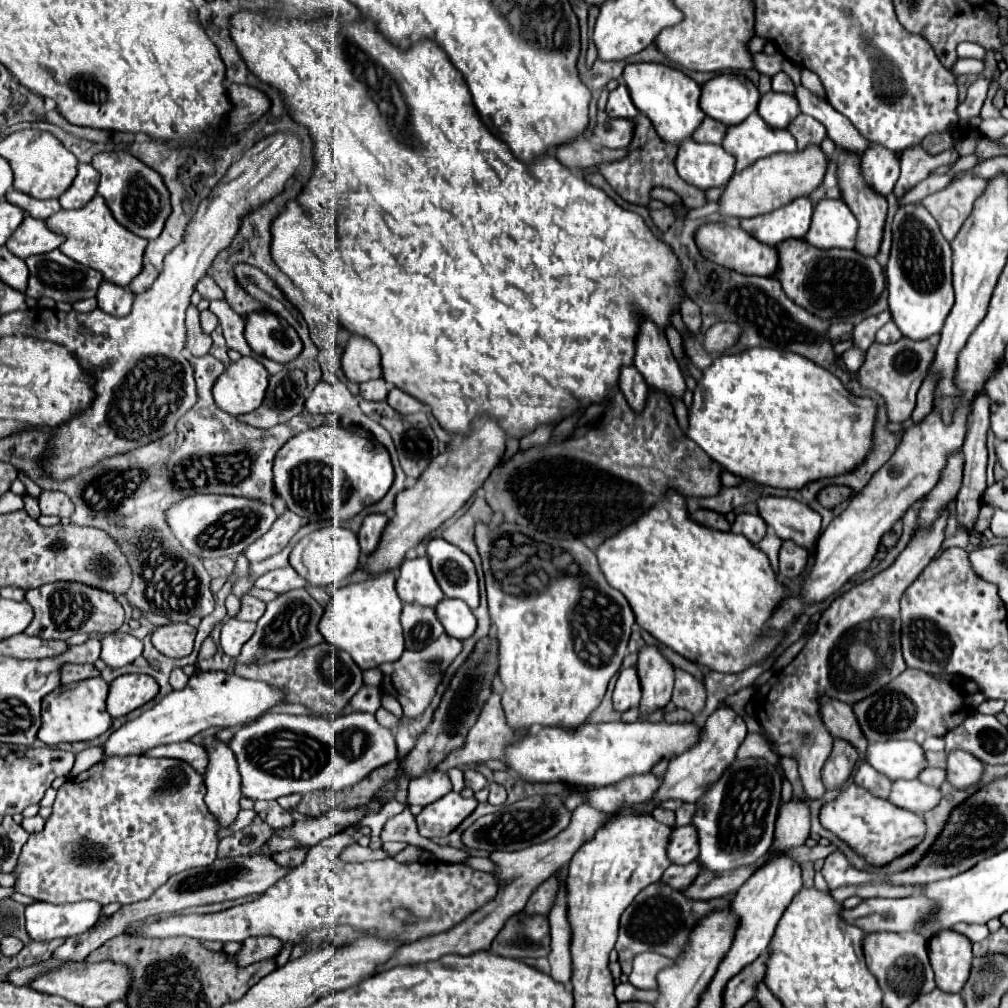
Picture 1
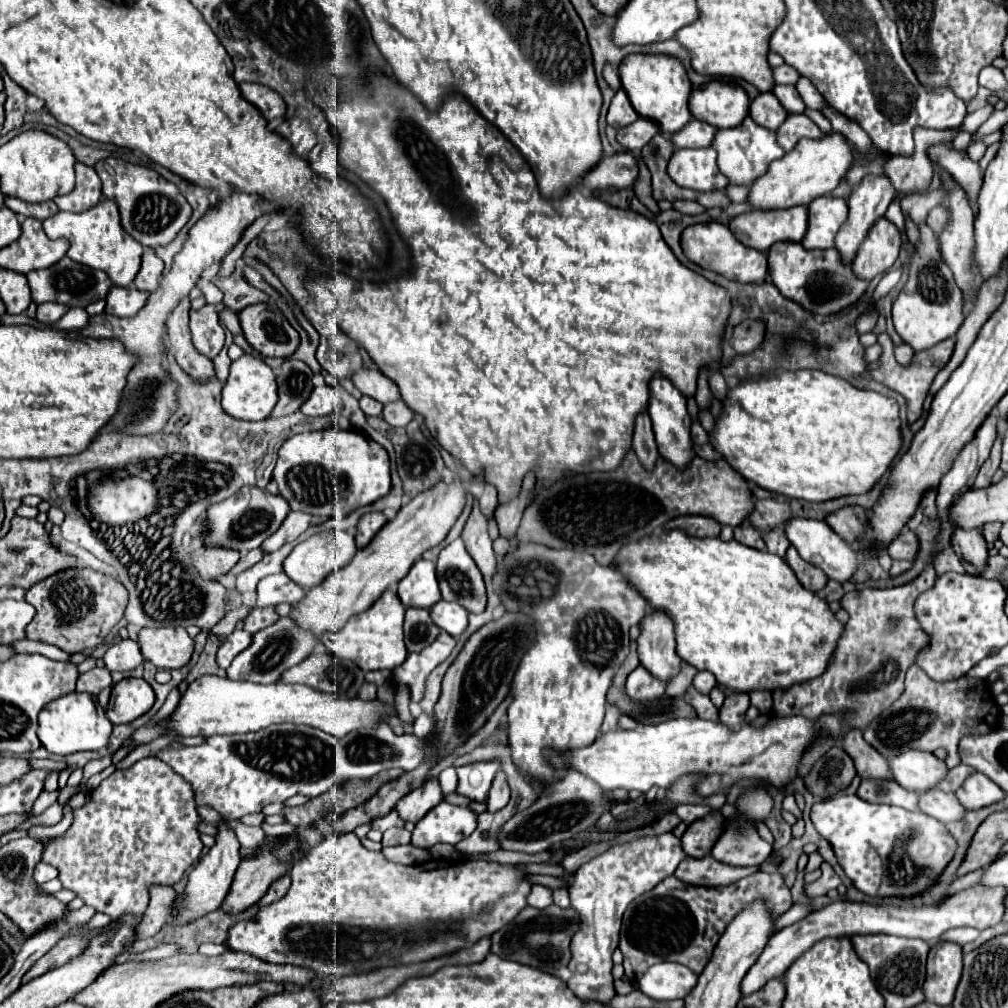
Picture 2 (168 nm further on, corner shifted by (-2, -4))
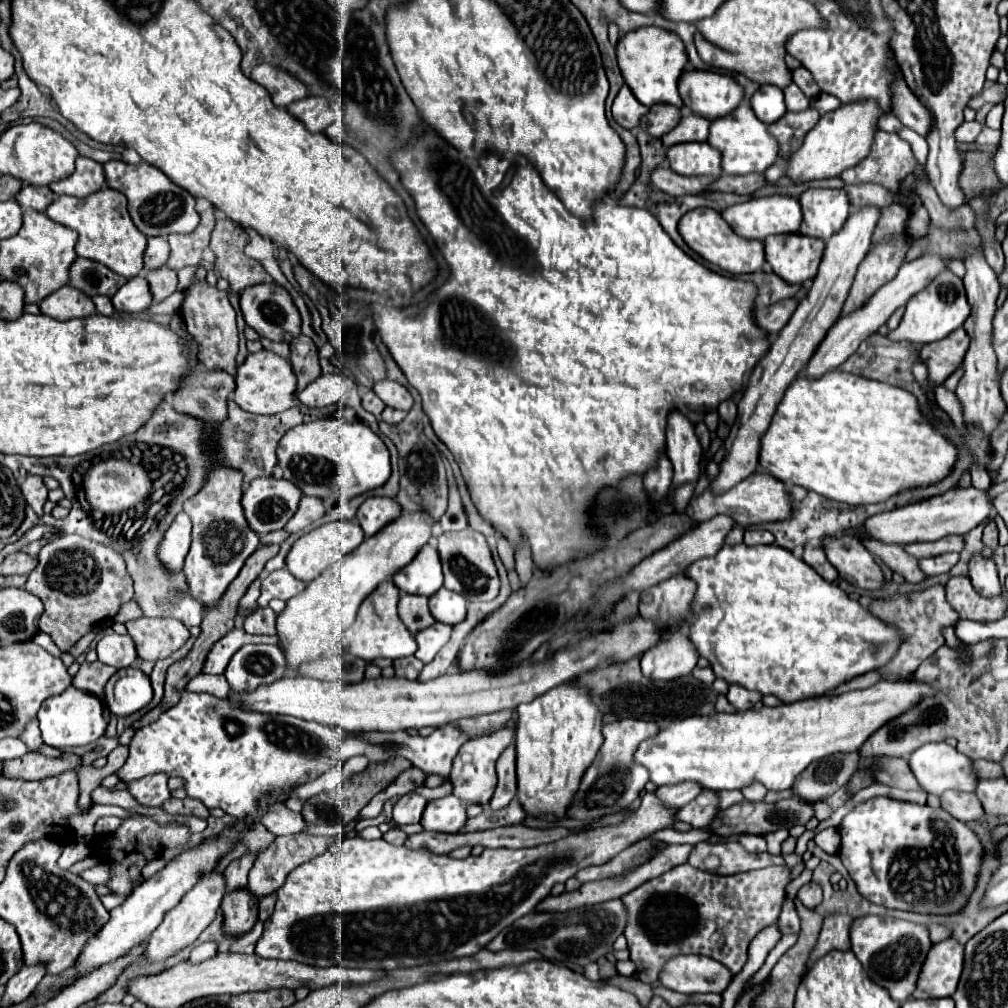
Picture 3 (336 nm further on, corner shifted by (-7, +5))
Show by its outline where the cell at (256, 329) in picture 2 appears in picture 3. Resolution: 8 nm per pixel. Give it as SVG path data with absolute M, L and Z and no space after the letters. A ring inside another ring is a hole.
M260 283L244 289L240 293L240 307L246 319L246 325L252 327L260 337L290 343L294 337L300 335L300 313L292 303L292 297L288 295L288 291L276 283L264 283L264 285Z

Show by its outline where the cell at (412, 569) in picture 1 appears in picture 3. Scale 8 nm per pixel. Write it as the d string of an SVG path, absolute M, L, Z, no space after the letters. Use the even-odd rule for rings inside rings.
M424 545L420 553L392 577L392 581L404 593L430 597L442 587L442 565L438 551L430 545Z

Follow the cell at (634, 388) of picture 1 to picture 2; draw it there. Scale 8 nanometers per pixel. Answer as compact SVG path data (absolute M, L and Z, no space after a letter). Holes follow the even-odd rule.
M647 410L639 412L639 416L635 420L633 448L645 468L651 468L655 464L659 452L657 452L657 444L655 444L655 436L653 436L653 428L651 428L651 420L649 420Z

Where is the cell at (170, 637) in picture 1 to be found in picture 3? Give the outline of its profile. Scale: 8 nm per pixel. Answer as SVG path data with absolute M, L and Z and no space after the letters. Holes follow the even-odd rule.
M140 617L126 621L126 631L136 645L136 653L144 661L160 661L172 655L190 637L188 627L178 619Z

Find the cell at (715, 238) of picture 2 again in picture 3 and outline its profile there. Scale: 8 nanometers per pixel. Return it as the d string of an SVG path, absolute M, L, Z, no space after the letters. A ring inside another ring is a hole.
M698 207L688 211L680 223L678 223L678 231L682 235L682 239L686 241L686 245L696 251L700 257L704 257L708 263L718 265L720 269L734 273L734 275L742 275L742 273L754 273L758 269L762 269L764 265L764 245L760 241L748 241L738 237L730 225L722 219L722 215L710 207Z

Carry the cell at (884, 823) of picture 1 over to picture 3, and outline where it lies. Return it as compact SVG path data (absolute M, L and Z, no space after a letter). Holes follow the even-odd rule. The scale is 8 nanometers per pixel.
M874 797L848 813L842 819L838 831L842 835L838 857L854 879L858 893L874 905L926 915L954 915L966 907L970 895L976 889L984 859L984 845L966 823L954 819L944 809L902 803L890 797Z

